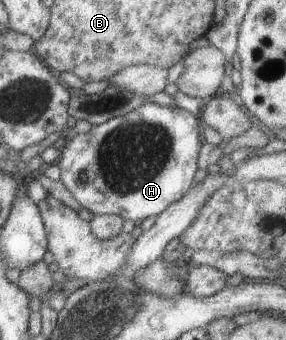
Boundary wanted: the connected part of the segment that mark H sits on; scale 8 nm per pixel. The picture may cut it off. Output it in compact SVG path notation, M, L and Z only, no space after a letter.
M145 103L131 113L99 126L85 134L72 133L62 150L59 165L61 182L83 208L97 215L117 215L125 221L140 223L147 217L158 217L189 193L199 168L199 151L203 147L203 124L196 116L179 107Z

